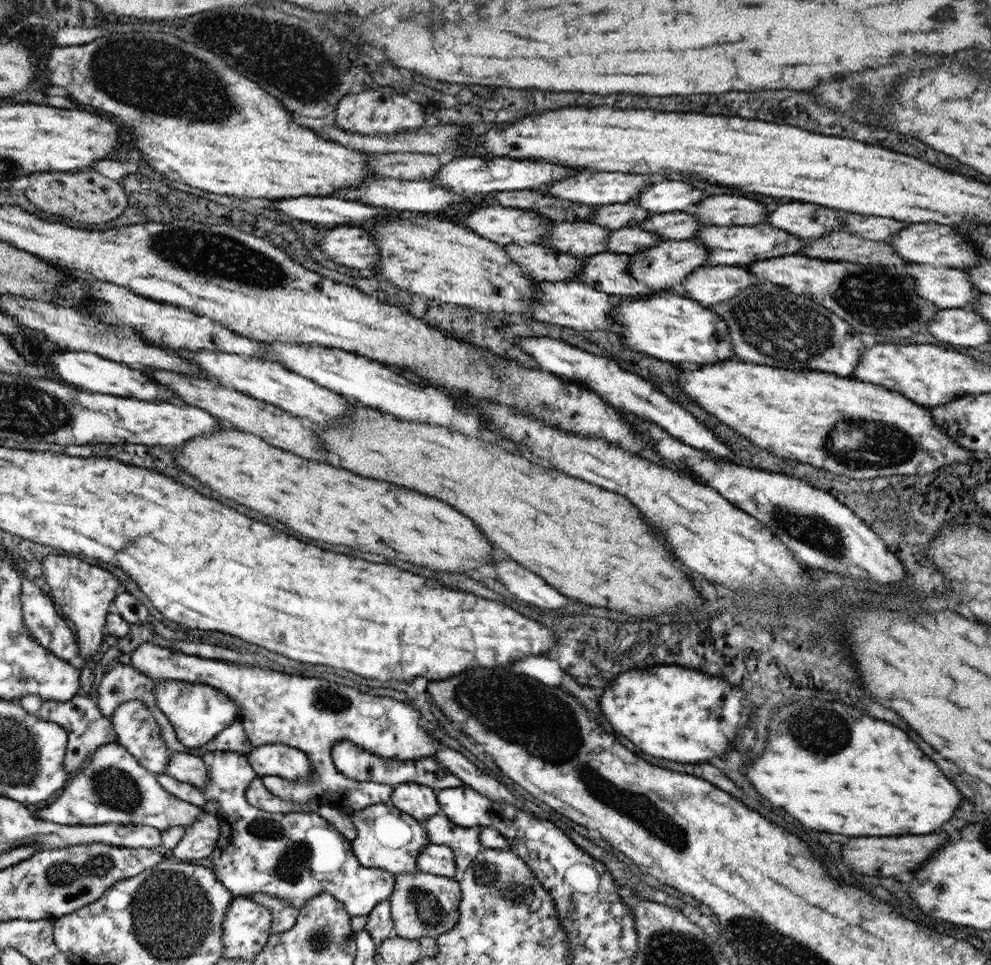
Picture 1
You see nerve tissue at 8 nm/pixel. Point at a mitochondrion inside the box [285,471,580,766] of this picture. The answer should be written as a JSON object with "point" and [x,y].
{"point":[330,700]}

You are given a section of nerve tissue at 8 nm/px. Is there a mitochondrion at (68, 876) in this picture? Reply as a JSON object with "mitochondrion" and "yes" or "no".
{"mitochondrion":"yes"}

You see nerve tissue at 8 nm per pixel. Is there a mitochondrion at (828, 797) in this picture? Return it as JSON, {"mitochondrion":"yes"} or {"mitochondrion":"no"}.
{"mitochondrion":"no"}

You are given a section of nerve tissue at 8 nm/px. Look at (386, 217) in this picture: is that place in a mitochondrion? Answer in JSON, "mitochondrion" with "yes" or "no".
{"mitochondrion":"no"}

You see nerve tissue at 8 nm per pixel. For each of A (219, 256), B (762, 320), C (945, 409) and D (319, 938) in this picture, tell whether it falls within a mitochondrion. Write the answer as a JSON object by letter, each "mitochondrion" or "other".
{"A":"mitochondrion","B":"mitochondrion","C":"other","D":"mitochondrion"}

